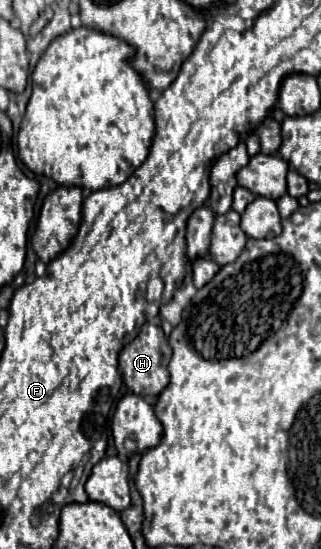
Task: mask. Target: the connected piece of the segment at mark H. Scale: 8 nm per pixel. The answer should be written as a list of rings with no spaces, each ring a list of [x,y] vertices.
[[[145,322],[135,340],[131,340],[119,354],[119,372],[123,382],[133,394],[139,396],[157,396],[169,384],[167,364],[171,360],[171,348],[163,330],[155,322]]]

